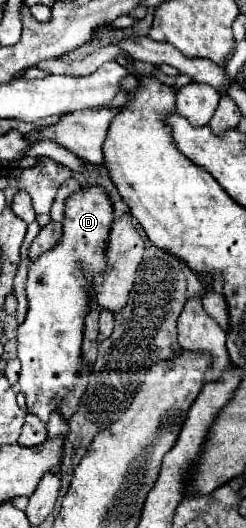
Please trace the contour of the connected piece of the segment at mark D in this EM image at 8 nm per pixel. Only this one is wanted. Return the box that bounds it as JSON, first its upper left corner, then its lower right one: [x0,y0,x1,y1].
[17,186,113,422]

